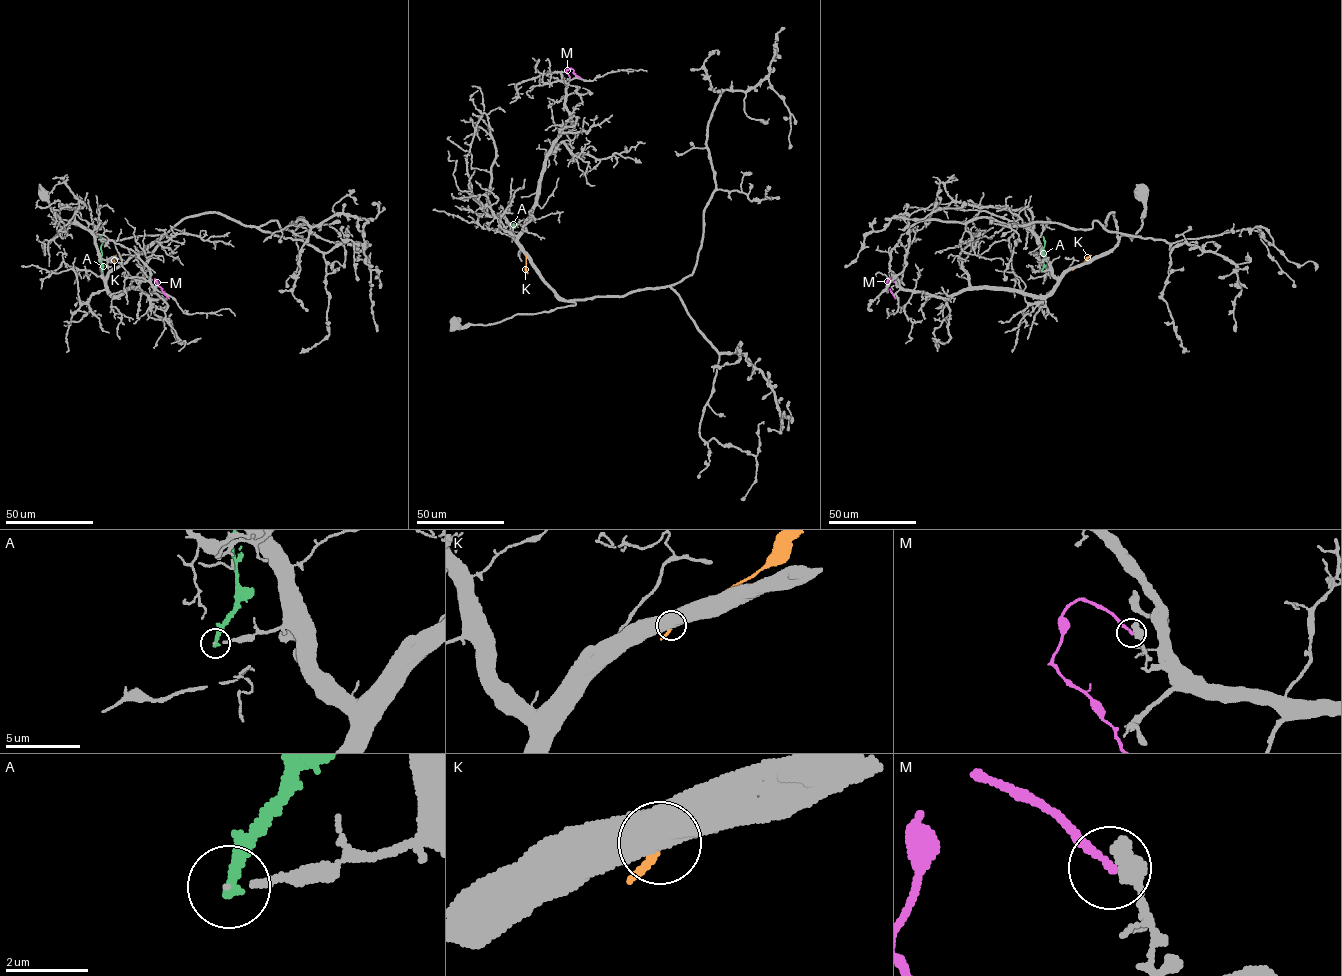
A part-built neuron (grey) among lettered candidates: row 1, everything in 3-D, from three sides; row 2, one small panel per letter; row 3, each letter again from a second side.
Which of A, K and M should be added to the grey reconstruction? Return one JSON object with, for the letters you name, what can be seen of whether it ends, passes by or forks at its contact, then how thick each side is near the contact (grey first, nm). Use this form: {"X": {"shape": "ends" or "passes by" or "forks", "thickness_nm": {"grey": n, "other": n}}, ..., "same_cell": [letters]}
{"M": {"shape": "ends", "thickness_nm": {"grey": 500, "other": 190}}, "same_cell": ["M"]}

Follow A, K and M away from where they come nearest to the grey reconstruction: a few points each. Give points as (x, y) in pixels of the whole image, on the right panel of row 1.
A: (1041, 271), (1043, 236)
K: (1074, 268), (1091, 255)
M: (895, 282), (889, 279), (886, 285), (895, 298)

